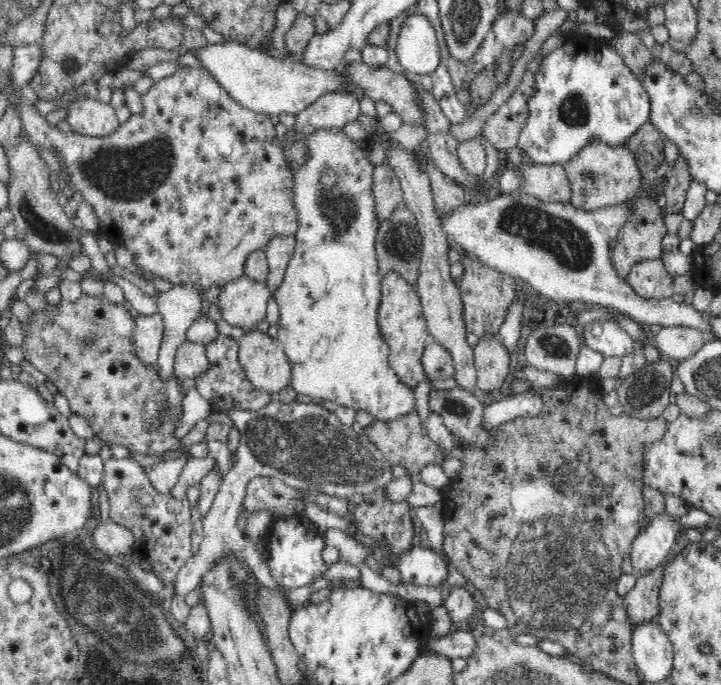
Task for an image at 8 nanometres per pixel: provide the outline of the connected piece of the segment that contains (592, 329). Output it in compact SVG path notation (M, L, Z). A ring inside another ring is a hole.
M614 321L588 323L580 329L584 344L606 357L622 358L631 352L635 344L635 340Z

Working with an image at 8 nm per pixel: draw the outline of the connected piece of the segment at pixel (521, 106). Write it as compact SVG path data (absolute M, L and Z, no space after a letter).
M514 92L493 115L487 118L481 137L486 138L503 154L517 146L526 120L528 120L528 103L522 92Z

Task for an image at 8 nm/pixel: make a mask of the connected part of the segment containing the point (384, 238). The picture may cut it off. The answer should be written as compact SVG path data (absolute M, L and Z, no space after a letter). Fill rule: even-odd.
M408 208L394 209L391 215L381 223L376 235L376 258L382 276L387 272L396 271L401 273L404 280L409 281L410 284L416 284L421 259L421 242L422 235L415 214Z

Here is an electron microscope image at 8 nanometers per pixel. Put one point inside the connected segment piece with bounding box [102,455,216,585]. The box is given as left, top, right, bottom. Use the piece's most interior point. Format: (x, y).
(161, 524)

